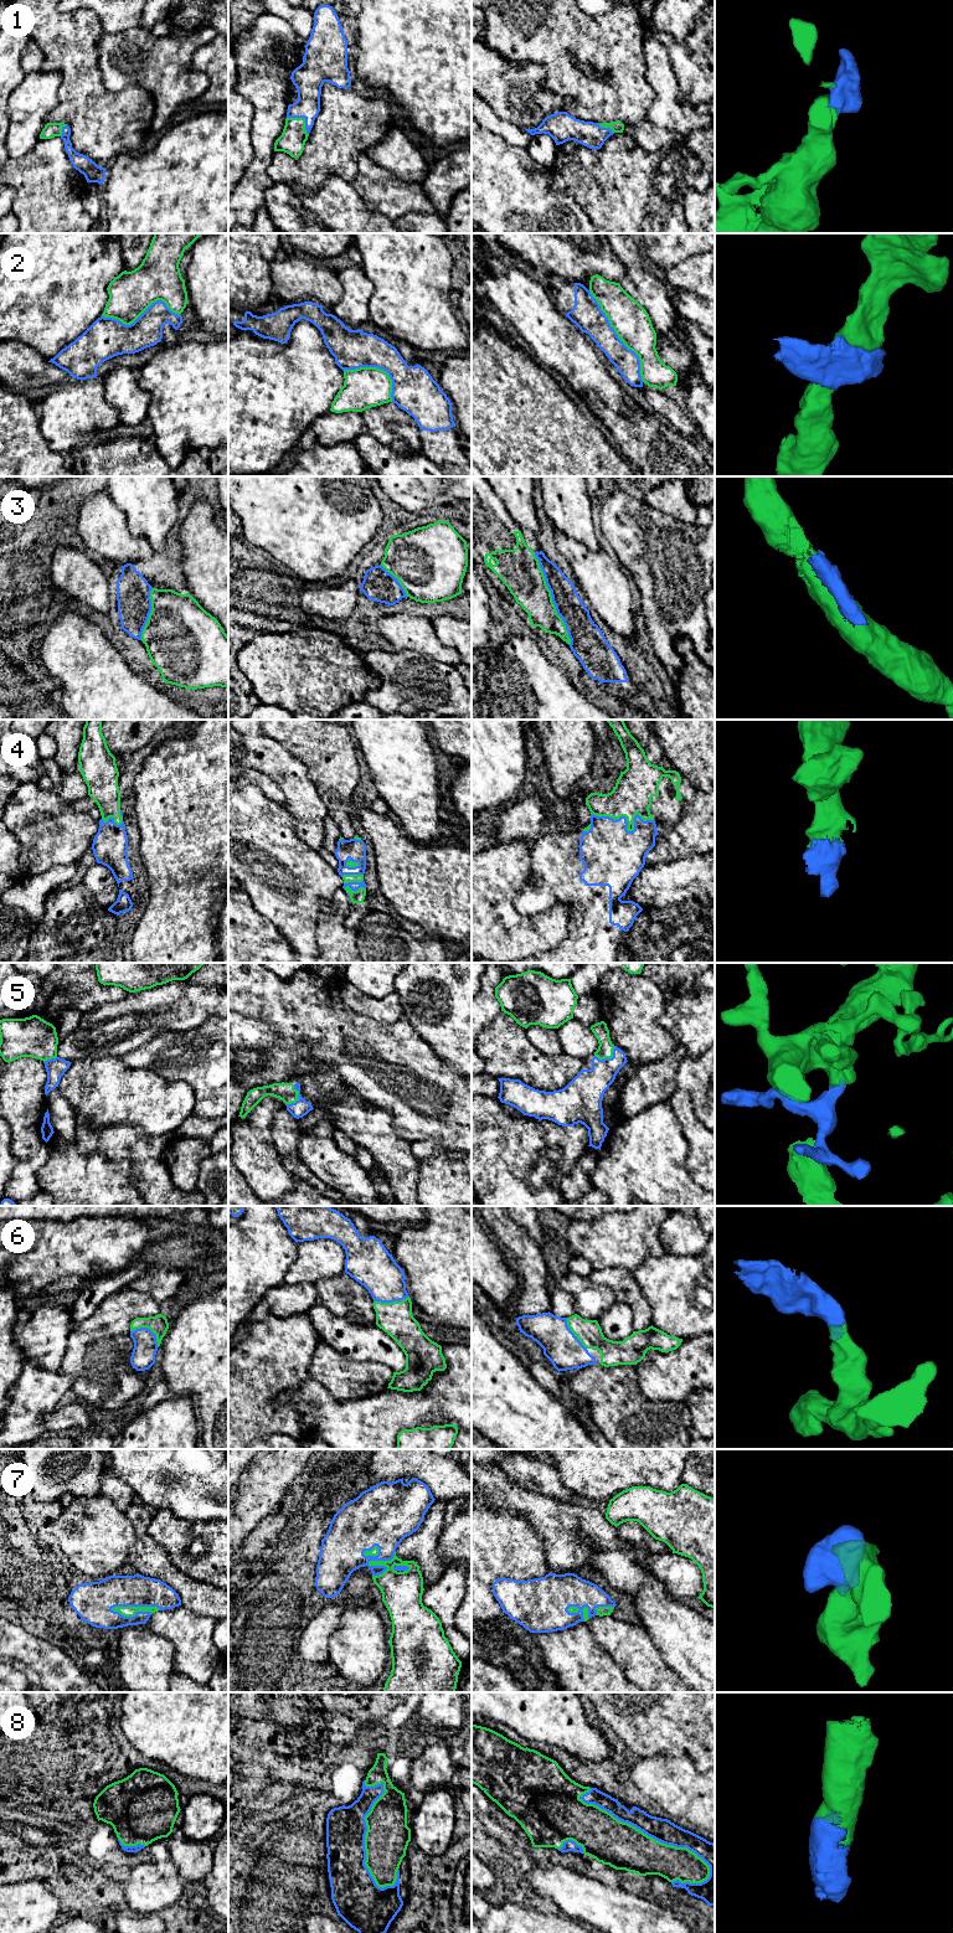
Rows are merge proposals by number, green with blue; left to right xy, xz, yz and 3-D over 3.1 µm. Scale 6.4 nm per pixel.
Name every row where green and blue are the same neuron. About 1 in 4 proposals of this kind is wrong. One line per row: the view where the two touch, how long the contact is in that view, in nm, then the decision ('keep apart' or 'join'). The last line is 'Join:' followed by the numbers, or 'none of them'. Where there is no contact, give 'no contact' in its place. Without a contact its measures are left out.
1: meets green in xz; contact 180 nm long; join
2: meets green in yz; contact 700 nm long; keep apart
3: meets green in yz; contact 650 nm long; keep apart
4: meets green in yz; contact 420 nm long; join
5: meets green in xz; contact 150 nm long; join
6: meets green in xy; contact 220 nm long; join
7: meets green in xy; contact 320 nm long; join
8: meets green in yz; contact 1000 nm long; join
Join: 1, 4, 5, 6, 7, 8

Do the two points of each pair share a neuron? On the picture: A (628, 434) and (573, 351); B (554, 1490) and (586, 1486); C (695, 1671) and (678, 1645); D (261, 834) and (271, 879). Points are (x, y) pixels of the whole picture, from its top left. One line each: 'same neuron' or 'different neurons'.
A: different neurons
B: different neurons
C: same neuron
D: same neuron

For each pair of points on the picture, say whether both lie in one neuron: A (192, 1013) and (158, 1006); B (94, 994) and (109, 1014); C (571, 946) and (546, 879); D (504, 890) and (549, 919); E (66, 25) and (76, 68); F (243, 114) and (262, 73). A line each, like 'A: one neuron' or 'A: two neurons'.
A: one neuron
B: two neurons
C: one neuron
D: one neuron
E: one neuron
F: two neurons

